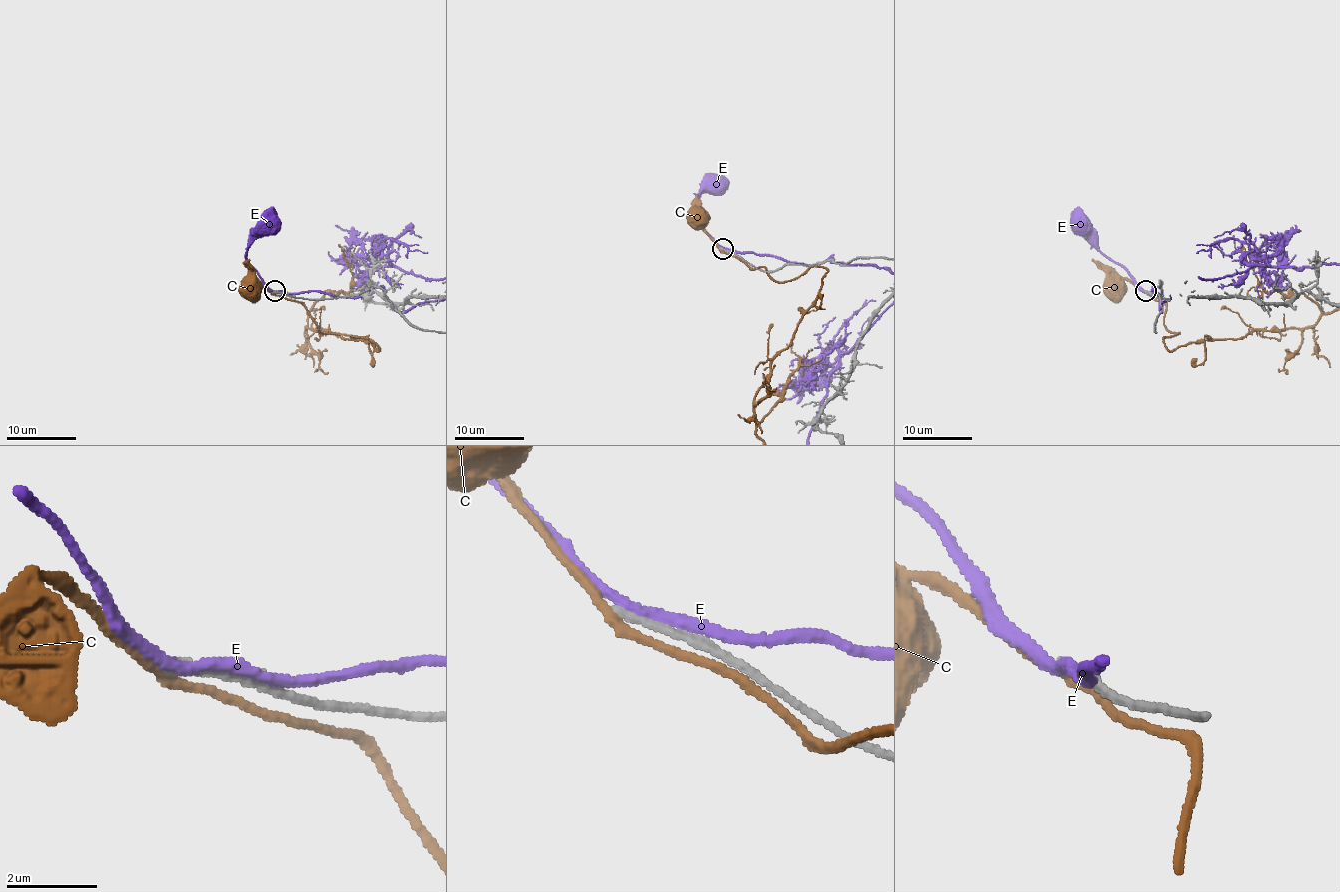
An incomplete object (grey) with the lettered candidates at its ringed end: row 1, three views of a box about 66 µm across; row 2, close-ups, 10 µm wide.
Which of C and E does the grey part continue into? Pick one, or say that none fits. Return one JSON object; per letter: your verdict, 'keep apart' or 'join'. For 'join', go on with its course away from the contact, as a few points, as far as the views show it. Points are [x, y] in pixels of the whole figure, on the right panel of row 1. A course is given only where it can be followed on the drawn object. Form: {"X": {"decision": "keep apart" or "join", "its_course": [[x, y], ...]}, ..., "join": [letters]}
{"C": {"decision": "keep apart"}, "E": {"decision": "keep apart"}, "join": []}

